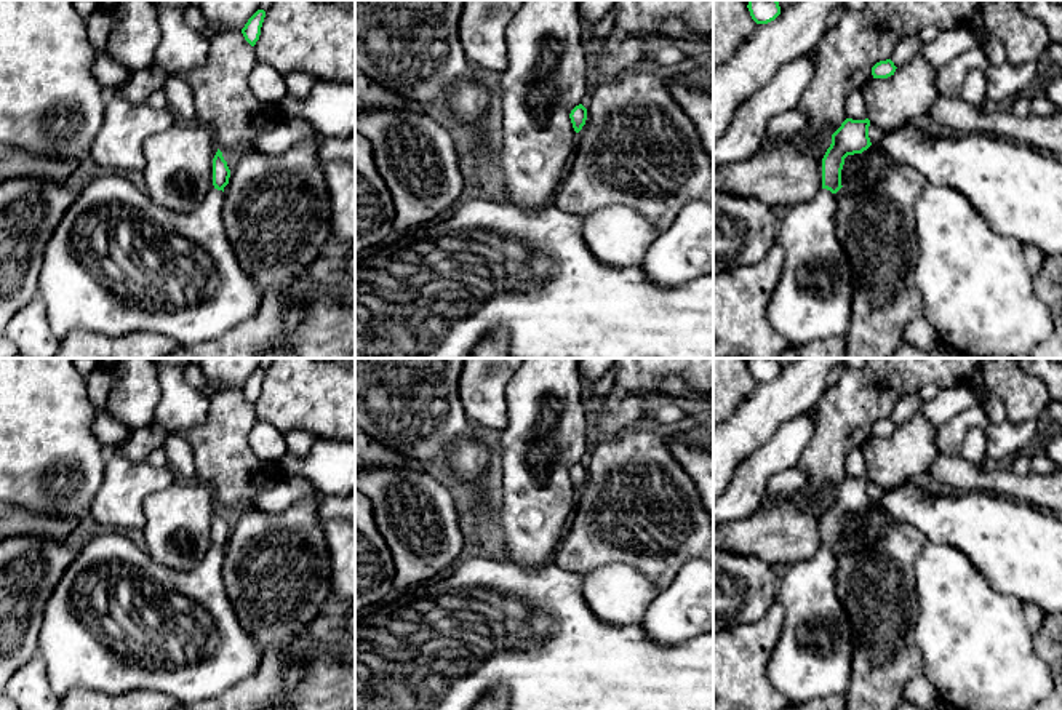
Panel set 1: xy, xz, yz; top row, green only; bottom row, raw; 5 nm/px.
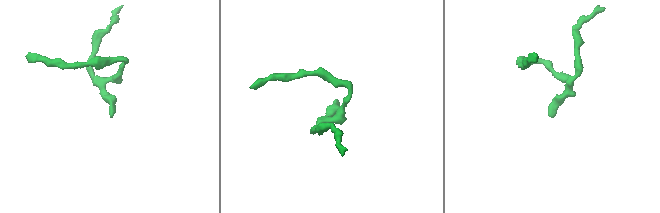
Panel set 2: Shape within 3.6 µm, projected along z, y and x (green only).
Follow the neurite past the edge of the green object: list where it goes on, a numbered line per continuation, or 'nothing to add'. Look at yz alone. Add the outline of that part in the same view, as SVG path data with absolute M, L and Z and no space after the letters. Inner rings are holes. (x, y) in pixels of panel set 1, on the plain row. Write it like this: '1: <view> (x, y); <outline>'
1: yz (813, 658); M827 547L808 561L790 564L777 579L776 600L784 606L779 641L768 659L768 678L793 705L848 692L854 636L848 612L835 588L836 555Z

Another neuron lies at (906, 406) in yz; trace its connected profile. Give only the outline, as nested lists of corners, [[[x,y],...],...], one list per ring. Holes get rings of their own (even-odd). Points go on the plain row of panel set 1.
[[[902,395],[892,409],[891,419],[896,425],[908,422],[921,408],[921,400],[918,395]]]

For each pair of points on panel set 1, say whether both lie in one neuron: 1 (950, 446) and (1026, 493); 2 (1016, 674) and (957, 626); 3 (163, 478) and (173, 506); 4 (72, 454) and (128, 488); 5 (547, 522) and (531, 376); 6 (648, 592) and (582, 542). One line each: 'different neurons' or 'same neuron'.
1: different neurons
2: same neuron
3: different neurons
4: different neurons
5: same neuron
6: different neurons

